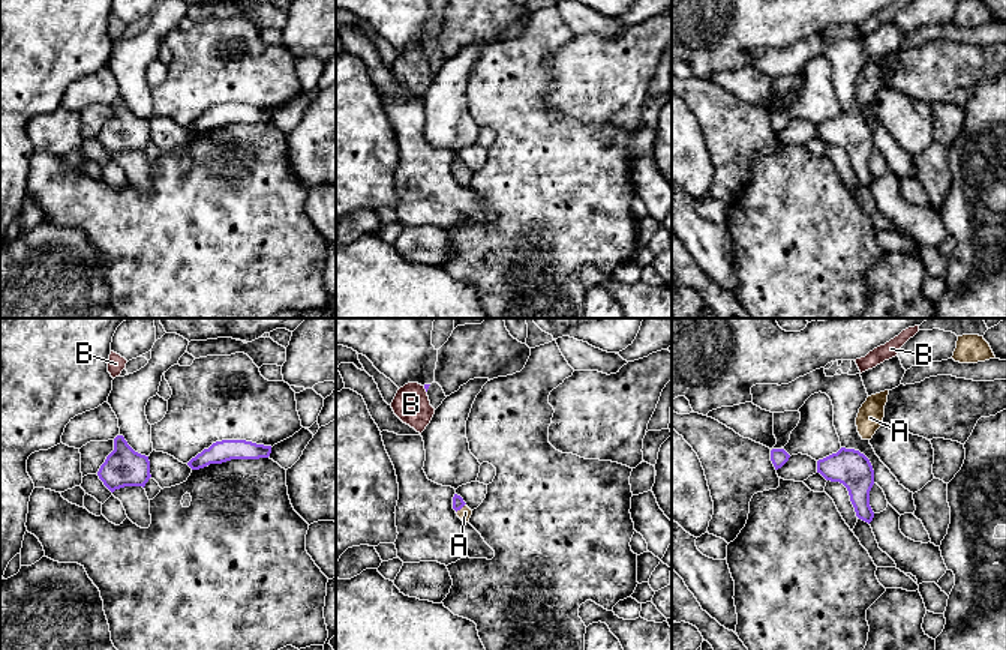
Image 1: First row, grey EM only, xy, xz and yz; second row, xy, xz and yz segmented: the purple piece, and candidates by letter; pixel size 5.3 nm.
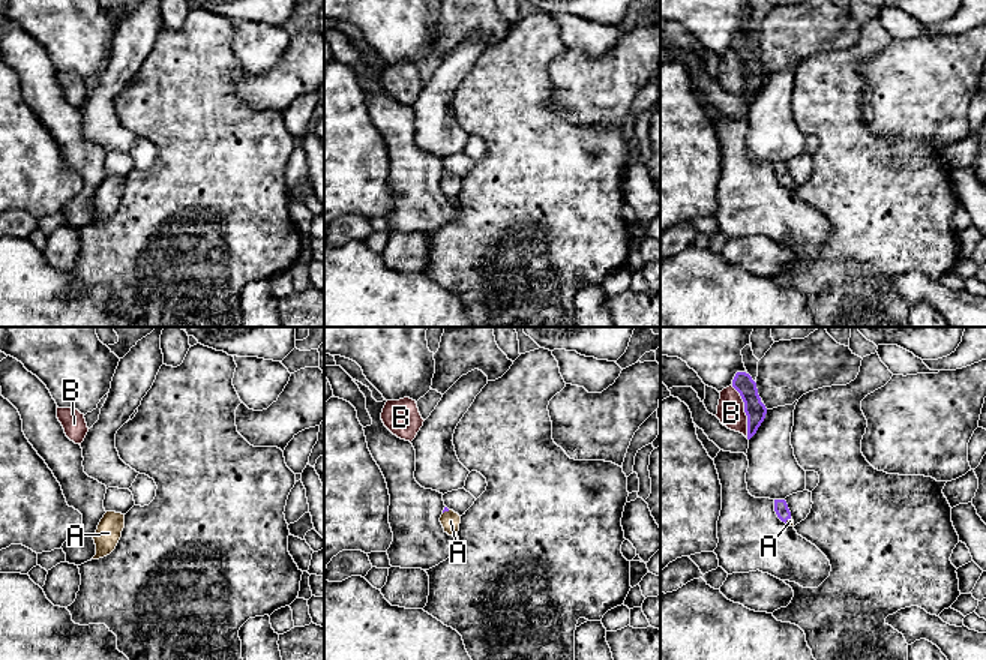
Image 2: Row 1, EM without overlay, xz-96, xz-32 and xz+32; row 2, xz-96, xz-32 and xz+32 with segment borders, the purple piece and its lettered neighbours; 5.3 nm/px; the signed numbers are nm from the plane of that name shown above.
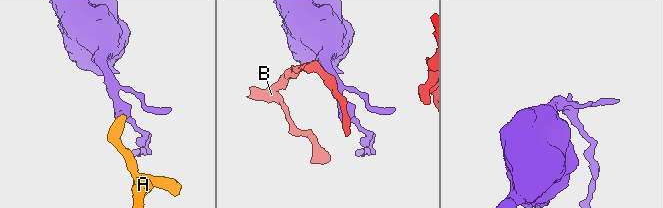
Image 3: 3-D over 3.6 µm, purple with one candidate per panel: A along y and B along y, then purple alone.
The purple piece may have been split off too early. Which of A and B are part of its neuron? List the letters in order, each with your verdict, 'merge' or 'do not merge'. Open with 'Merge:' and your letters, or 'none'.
Merge: A
A: merge
B: do not merge

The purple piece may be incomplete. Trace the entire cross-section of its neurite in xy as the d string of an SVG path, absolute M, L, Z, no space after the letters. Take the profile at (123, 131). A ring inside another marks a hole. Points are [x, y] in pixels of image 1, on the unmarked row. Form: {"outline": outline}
{"outline": "M123 99L114 102L114 114L97 135L103 149L114 156L124 150L145 150L150 138L148 120L135 116Z"}

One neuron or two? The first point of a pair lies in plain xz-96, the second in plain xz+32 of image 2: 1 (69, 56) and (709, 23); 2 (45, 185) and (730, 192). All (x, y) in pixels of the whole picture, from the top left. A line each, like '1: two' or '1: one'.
1: one
2: two

